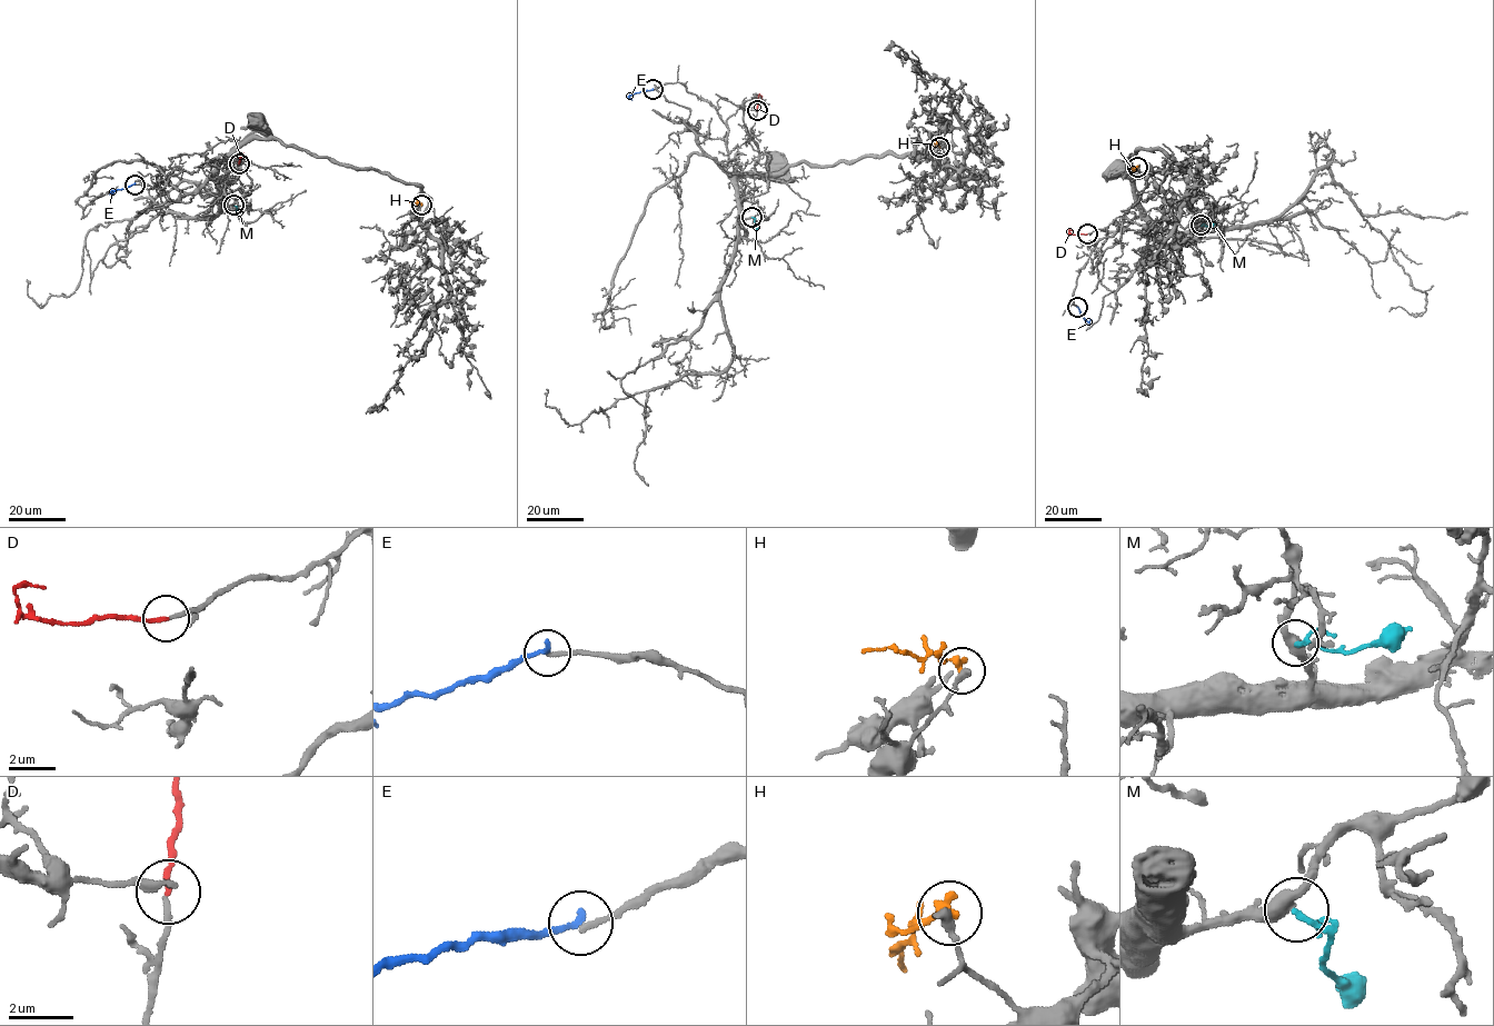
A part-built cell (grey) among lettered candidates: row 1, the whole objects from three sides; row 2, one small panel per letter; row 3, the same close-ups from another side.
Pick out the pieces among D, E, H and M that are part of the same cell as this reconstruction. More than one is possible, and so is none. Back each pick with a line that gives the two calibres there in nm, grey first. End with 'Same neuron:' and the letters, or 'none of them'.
D: calibres 160 and 170 nm
Same neuron: D

